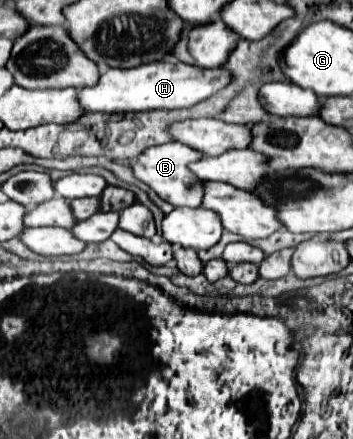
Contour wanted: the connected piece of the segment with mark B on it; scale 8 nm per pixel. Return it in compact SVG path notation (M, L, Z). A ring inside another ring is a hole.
M168 142L168 144L154 146L154 148L146 150L144 154L140 154L138 162L136 162L136 166L132 166L132 170L134 170L138 180L148 184L160 198L164 198L172 206L198 208L202 204L204 182L198 180L188 168L188 164L196 162L198 158L204 158L204 152L194 150L194 148L190 148L190 146L182 144L182 142ZM188 184L190 184L190 188L188 188Z

